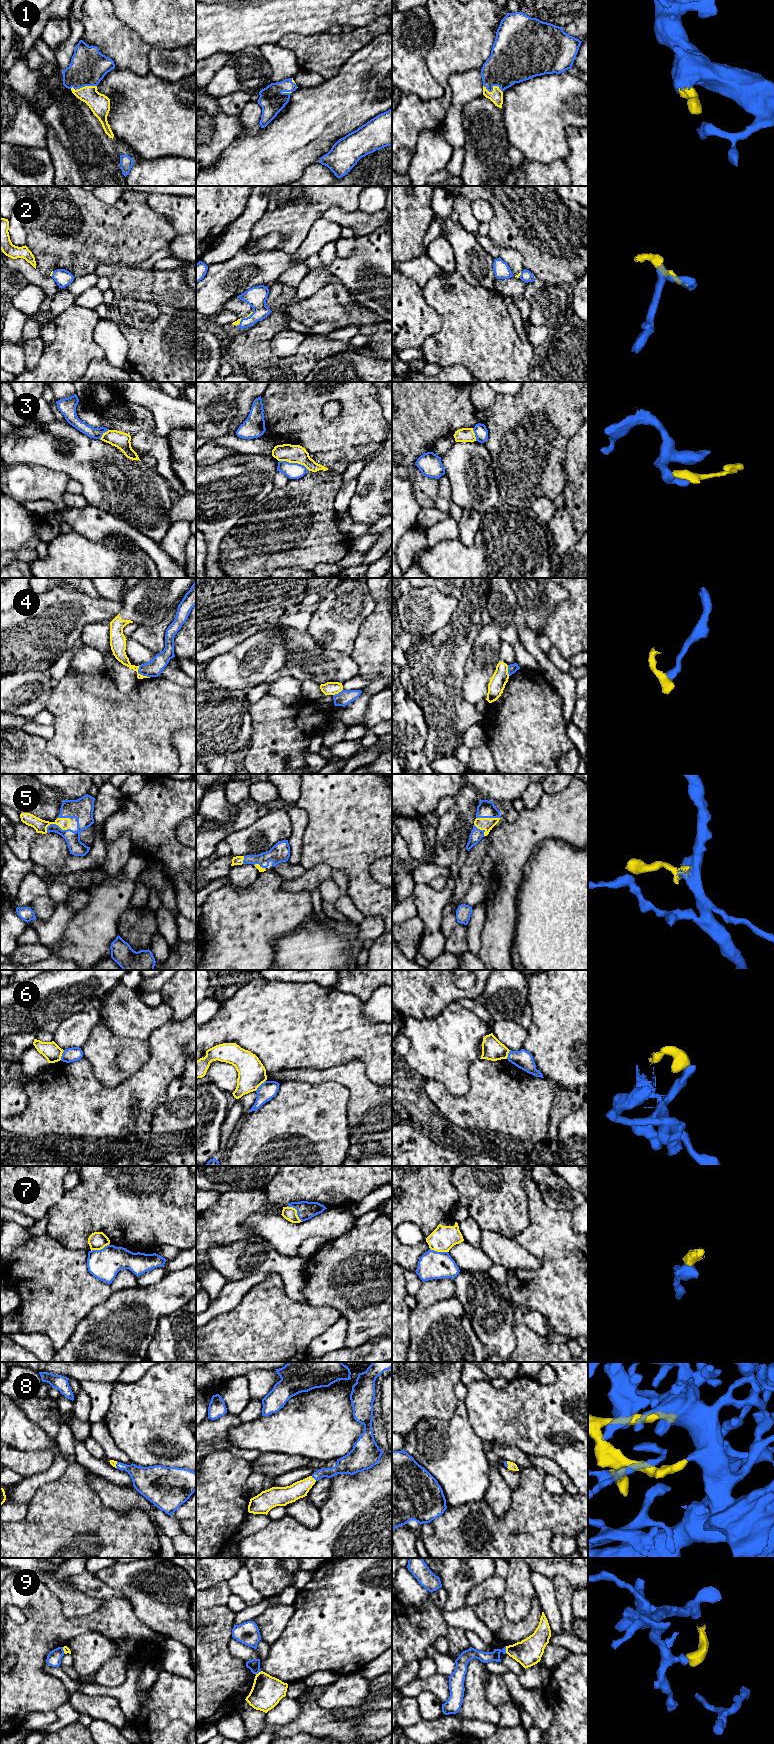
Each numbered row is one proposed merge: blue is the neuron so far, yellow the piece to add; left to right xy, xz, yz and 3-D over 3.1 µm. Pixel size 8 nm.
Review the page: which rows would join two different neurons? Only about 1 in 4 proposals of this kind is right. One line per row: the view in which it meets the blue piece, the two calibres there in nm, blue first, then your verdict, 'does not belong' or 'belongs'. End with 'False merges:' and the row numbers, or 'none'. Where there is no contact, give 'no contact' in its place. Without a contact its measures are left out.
1: contact in xy; calibres 300 and 160 nm; belongs
2: contact in xz; calibres 170 and 40 nm; belongs
3: contact in xz; calibres 130 and 140 nm; does not belong
4: contact in xy; calibres 130 and 100 nm; does not belong
5: contact in xy; calibres 180 and 100 nm; belongs
6: contact in xz; calibres 150 and 220 nm; does not belong
7: contact in xz; calibres 150 and 110 nm; does not belong
8: contact in xz; calibres 110 and 140 nm; belongs
9: contact in yz; calibres 90 and 220 nm; does not belong
False merges: 3, 4, 6, 7, 9

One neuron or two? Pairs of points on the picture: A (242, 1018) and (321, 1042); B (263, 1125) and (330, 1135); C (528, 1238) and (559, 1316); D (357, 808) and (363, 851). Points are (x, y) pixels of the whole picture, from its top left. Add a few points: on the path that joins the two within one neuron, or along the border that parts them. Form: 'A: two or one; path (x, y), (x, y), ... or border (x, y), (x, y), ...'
A: one; path (262, 1022), (281, 1022), (289, 1026), (301, 1026)
B: one; path (280, 1125), (290, 1123), (299, 1131), (313, 1135)
C: one; path (547, 1257), (559, 1269), (559, 1297)
D: one; path (357, 819), (357, 840)

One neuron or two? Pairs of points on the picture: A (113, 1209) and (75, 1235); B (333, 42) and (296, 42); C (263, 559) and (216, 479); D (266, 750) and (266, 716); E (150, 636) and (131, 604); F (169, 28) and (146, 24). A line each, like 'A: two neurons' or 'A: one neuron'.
A: one neuron
B: one neuron
C: two neurons
D: one neuron
E: two neurons
F: one neuron

